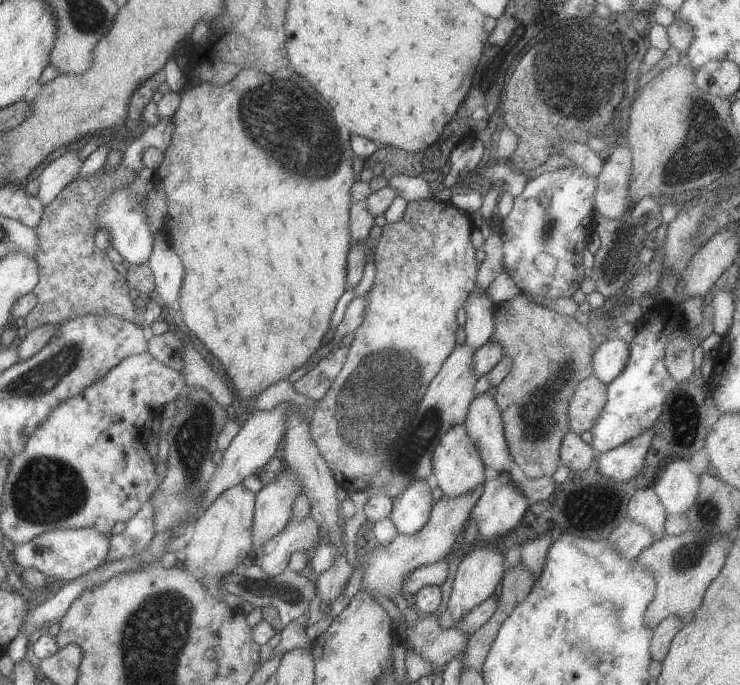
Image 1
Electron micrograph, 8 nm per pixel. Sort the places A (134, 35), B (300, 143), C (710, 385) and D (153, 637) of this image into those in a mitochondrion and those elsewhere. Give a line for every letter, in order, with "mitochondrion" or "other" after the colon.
A: other
B: mitochondrion
C: other
D: mitochondrion

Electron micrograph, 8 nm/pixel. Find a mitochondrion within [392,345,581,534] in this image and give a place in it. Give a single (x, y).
(536, 415)

